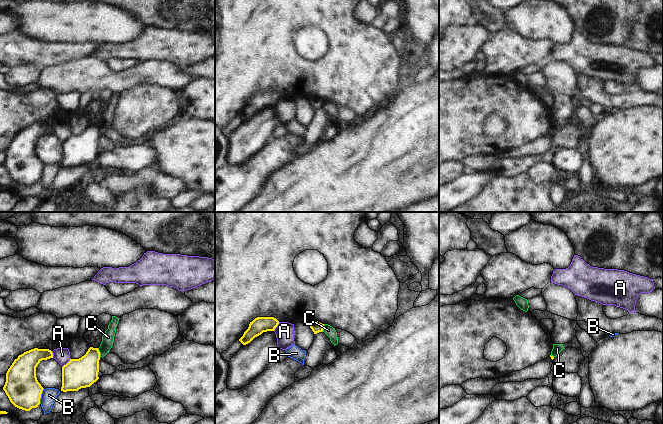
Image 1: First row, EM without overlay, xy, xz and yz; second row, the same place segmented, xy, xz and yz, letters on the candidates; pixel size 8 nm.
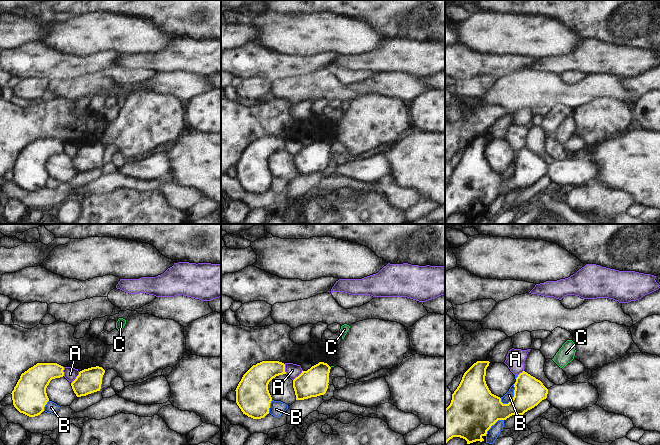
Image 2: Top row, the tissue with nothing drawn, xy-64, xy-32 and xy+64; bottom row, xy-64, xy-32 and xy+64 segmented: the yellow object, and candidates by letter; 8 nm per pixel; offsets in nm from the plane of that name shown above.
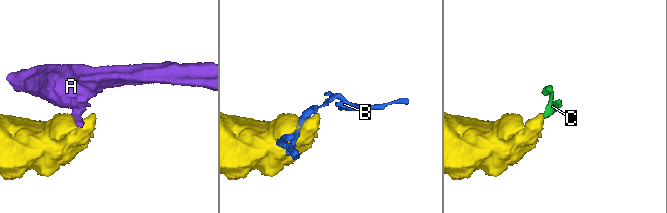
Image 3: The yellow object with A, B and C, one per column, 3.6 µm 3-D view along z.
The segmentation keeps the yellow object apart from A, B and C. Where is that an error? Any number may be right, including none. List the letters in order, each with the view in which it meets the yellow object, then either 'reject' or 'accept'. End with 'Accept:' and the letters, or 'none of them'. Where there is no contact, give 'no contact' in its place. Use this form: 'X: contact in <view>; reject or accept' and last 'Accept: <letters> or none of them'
A: contact in xy; reject
B: contact in xy; reject
C: contact in xy; reject
Accept: none of them

